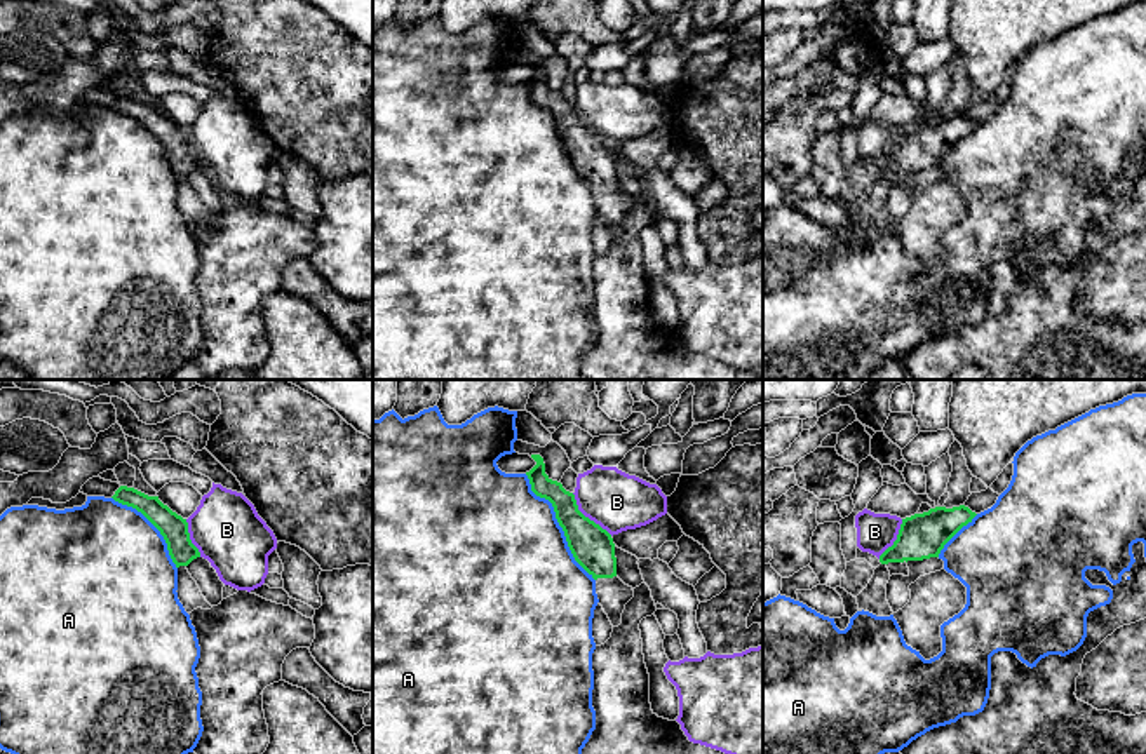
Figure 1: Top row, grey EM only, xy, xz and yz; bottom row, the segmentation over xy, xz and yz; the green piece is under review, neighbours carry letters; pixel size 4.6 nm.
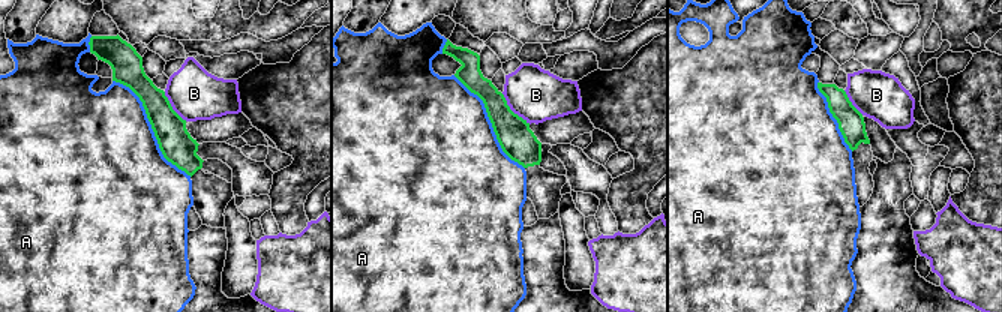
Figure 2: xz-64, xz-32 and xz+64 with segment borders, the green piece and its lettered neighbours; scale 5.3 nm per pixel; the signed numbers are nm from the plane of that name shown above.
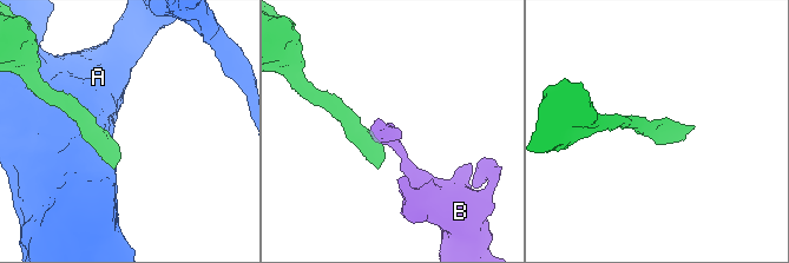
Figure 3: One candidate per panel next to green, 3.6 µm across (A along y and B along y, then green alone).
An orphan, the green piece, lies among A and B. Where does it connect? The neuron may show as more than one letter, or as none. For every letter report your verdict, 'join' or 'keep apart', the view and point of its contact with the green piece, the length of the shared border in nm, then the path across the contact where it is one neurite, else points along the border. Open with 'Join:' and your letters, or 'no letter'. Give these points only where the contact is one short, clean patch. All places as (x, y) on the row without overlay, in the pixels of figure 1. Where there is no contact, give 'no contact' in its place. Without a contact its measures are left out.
Join: no letter
A: keep apart; meets green in xz at (559, 134); contact 600 nm long
B: keep apart; meets green in xz at (587, 127); contact 280 nm long; border along xz (572, 103), (577, 117), (612, 145)

